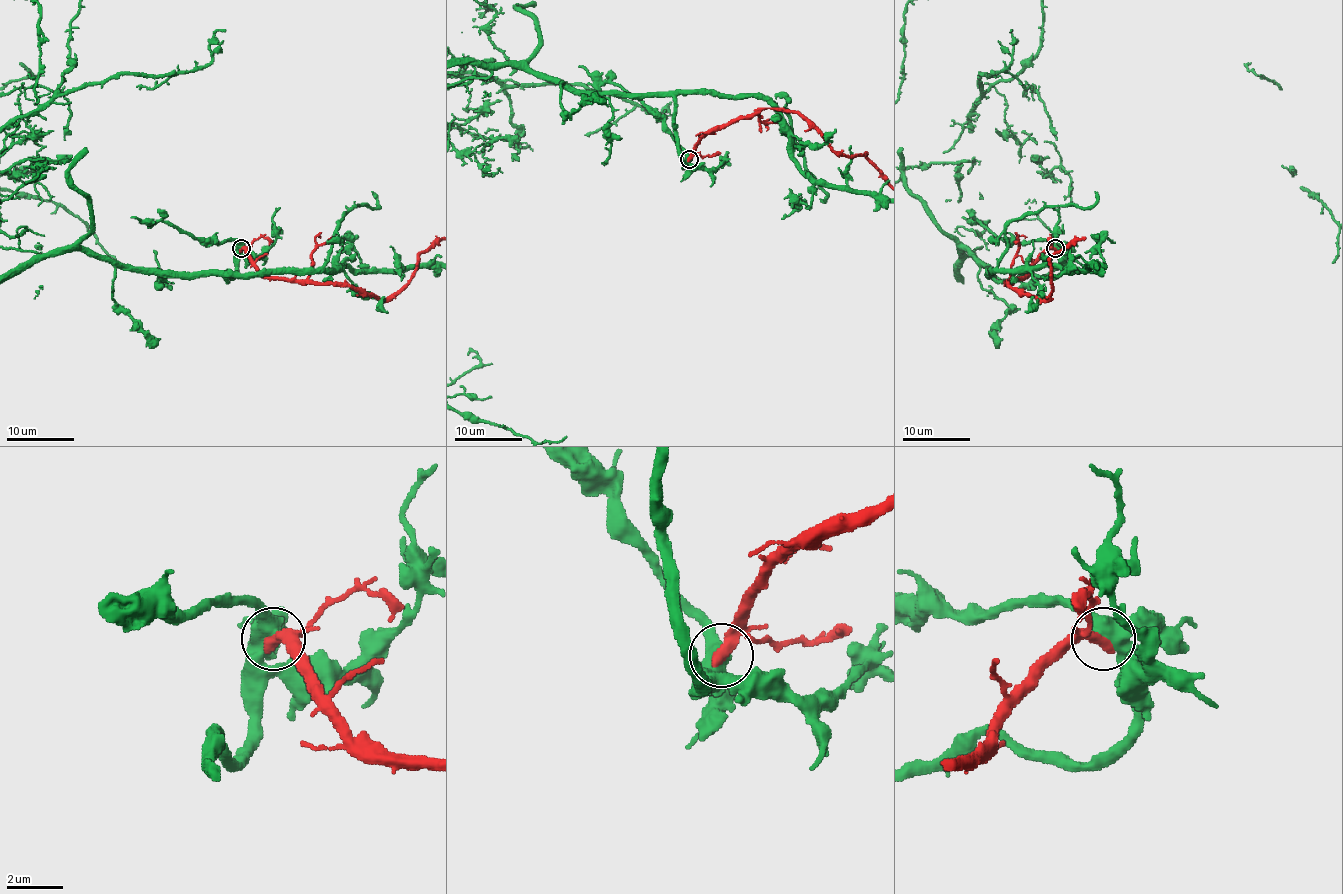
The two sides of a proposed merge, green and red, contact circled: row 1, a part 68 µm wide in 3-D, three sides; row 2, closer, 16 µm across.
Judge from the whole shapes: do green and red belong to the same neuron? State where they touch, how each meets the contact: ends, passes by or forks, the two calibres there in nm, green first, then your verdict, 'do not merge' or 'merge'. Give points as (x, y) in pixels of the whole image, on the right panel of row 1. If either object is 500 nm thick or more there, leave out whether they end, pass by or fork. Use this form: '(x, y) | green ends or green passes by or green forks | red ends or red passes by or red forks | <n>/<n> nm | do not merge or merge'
(1055, 248) | 500/480 nm | do not merge

